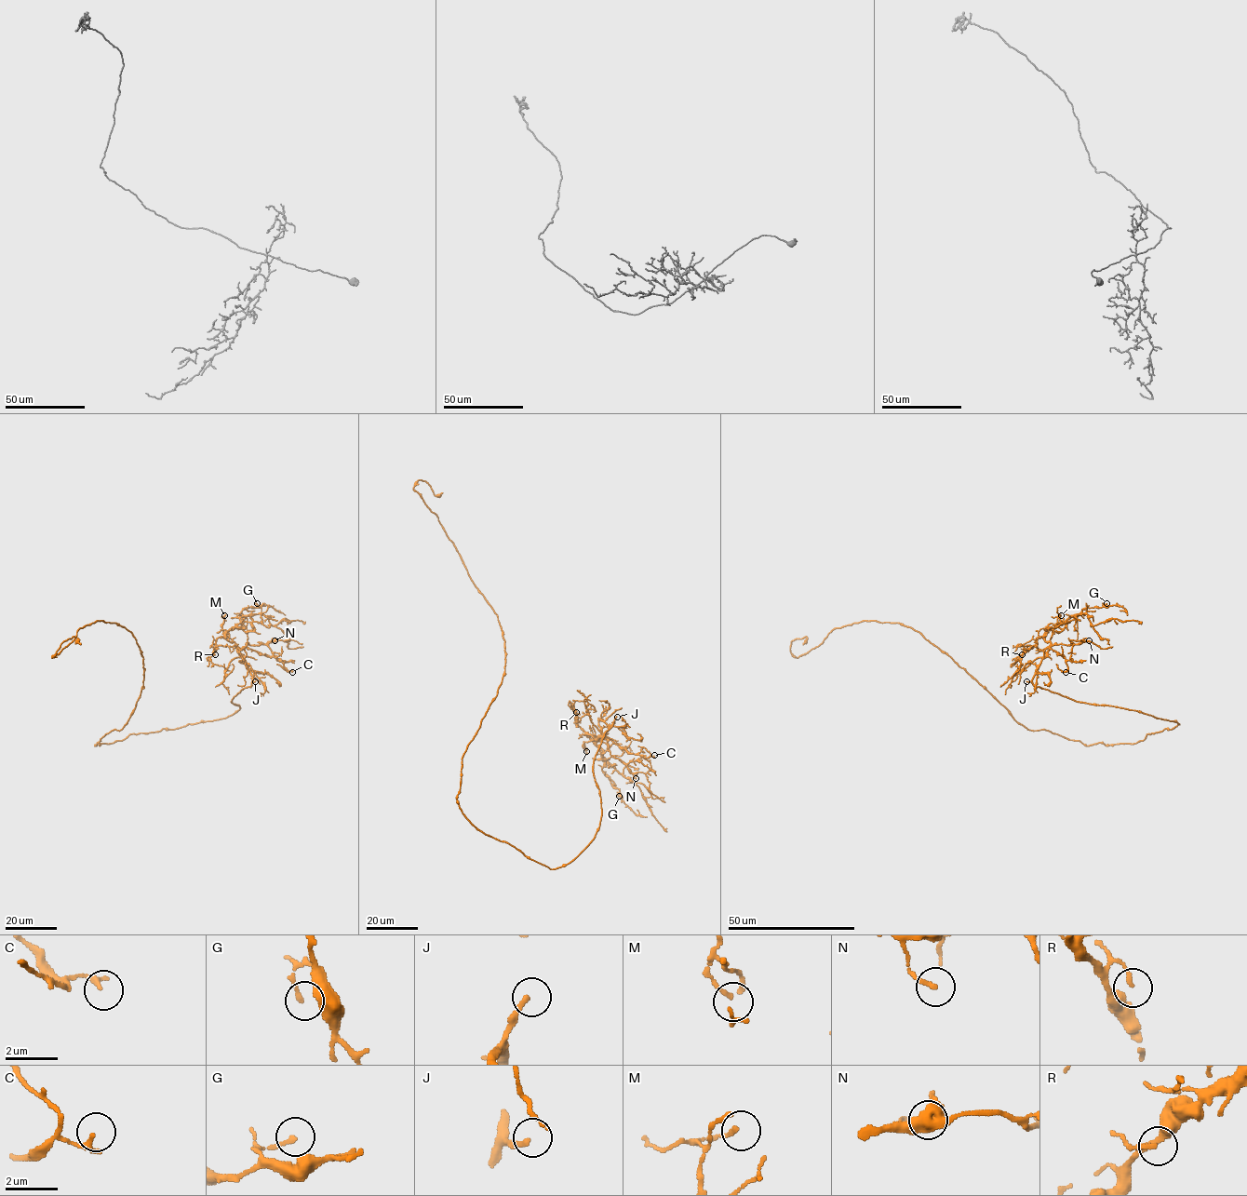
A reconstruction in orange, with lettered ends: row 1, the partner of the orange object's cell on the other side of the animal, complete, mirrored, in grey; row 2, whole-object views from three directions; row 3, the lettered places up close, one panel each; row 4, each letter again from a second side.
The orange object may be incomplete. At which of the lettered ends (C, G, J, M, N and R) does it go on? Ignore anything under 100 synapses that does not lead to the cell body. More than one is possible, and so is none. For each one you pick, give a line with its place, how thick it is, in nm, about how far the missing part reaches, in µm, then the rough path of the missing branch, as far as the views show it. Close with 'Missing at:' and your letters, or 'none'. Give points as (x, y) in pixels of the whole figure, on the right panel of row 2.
J: at (1026, 681); 220 nm thick; about 70 µm are missing; missing branch runs (1026, 681), (999, 664), (974, 640), (969, 632), (966, 620), (970, 603), (977, 590)
Missing at: J

